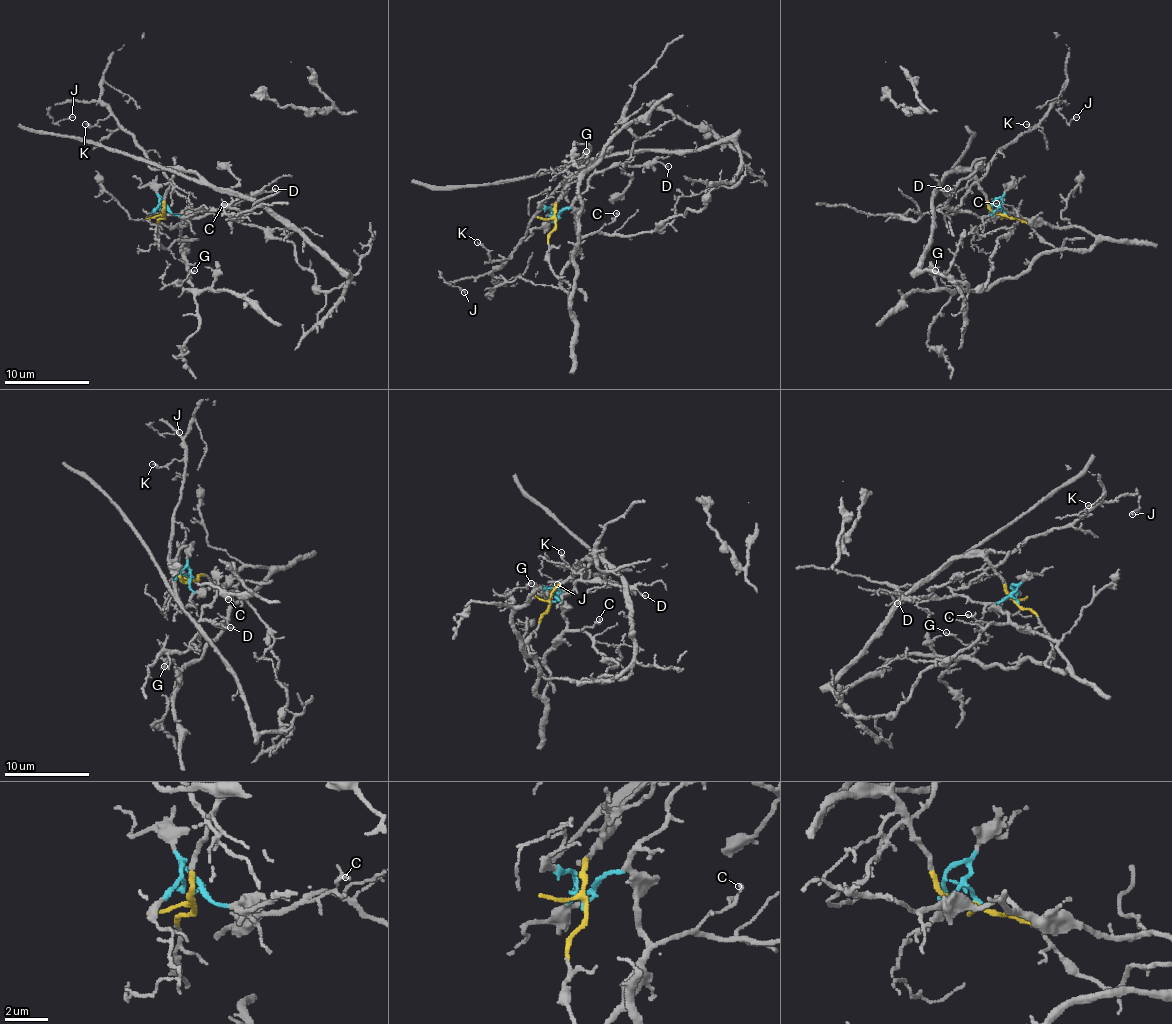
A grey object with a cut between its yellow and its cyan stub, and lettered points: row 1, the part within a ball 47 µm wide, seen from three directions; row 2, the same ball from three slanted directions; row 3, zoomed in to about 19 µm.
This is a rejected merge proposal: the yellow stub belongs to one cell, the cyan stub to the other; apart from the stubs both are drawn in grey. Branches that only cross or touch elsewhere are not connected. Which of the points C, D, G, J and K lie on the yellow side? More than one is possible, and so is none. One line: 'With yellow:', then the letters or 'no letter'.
With yellow: J, K

